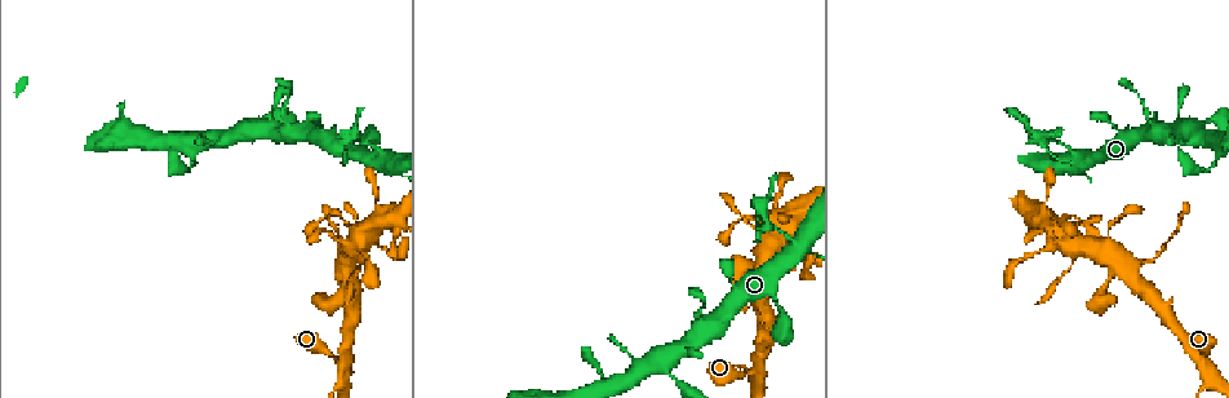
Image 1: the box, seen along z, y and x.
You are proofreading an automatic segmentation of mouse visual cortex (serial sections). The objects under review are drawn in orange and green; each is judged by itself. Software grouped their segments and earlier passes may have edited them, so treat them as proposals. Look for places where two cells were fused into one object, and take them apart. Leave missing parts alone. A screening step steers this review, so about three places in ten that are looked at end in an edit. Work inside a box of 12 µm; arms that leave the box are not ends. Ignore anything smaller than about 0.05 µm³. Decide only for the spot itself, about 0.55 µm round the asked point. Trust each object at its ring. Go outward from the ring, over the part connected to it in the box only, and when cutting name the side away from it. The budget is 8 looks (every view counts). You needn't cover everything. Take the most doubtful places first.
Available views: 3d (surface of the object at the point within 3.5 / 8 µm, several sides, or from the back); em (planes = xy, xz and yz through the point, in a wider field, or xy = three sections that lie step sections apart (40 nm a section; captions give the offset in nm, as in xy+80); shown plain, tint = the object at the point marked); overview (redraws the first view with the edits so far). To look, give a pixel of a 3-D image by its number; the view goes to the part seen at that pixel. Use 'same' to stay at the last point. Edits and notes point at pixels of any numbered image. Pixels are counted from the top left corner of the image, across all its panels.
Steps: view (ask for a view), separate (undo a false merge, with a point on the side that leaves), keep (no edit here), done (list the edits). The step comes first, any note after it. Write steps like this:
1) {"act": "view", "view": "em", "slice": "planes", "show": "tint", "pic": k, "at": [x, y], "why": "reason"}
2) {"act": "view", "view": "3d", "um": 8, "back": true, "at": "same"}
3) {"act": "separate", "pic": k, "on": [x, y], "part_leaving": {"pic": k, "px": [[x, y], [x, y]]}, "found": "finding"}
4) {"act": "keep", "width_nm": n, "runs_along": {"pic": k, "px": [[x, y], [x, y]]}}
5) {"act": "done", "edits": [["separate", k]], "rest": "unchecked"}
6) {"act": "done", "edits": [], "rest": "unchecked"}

{"act": "view", "view": "3d", "um": 3.5, "pic": 1, "at": [1057, 140], "why": "a narrow waist"}

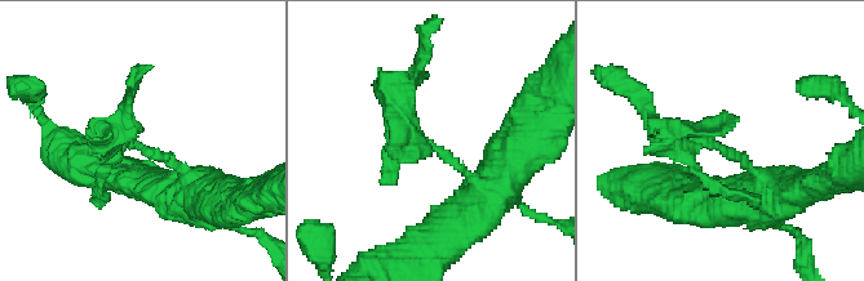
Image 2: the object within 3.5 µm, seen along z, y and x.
{"act": "view", "view": "em", "slice": "xy", "step": 2, "show": "tint", "pic": 2, "at": [718, 149], "why": "need the tissue"}

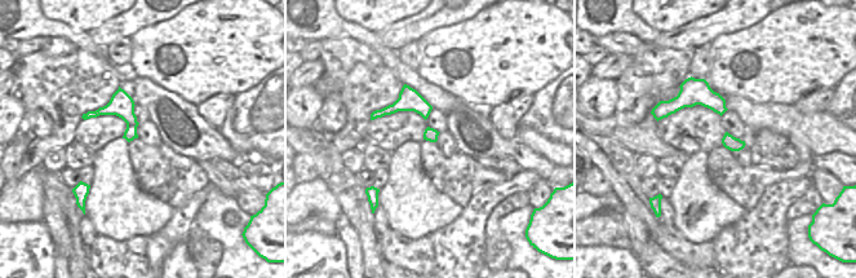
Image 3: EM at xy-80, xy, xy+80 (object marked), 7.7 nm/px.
{"act": "separate", "pic": 2, "on": [686, 160], "width_nm": 120, "part_leaving": {"pic": 2, "px": [[710, 138], [661, 130], [621, 83]]}, "found": "two cells meet here"}

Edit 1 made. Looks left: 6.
{"act": "view", "view": "overview", "why": "see it whole again"}

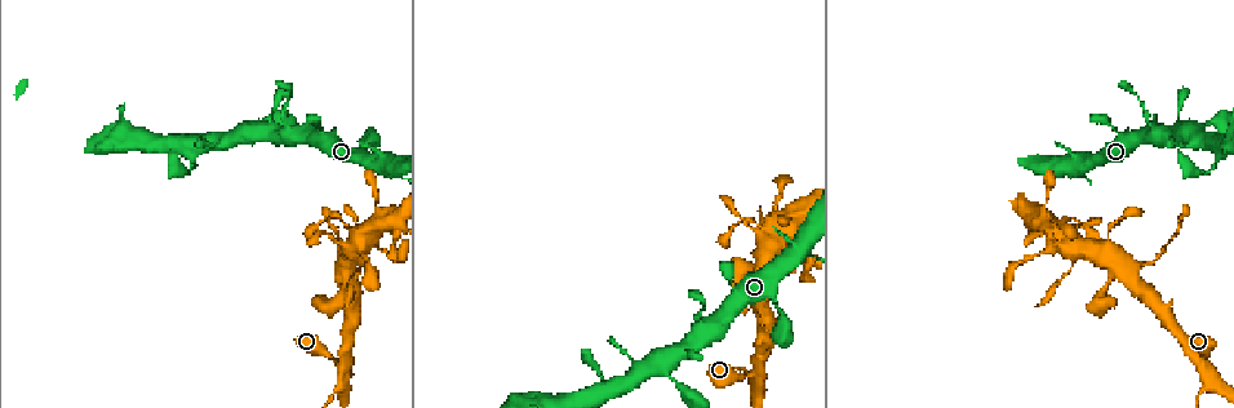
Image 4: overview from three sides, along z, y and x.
{"act": "view", "view": "3d", "um": 3.5, "pic": 4, "at": [1202, 363]}

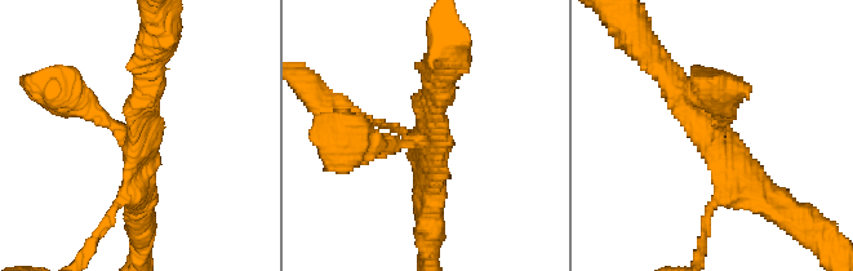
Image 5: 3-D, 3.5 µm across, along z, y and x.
{"act": "view", "view": "em", "slice": "xy", "step": 1, "show": "tint", "pic": 5, "at": [714, 140], "arms": 3, "arm_widths_nm": [300, 350, 400], "why": "shape alone is not enough"}

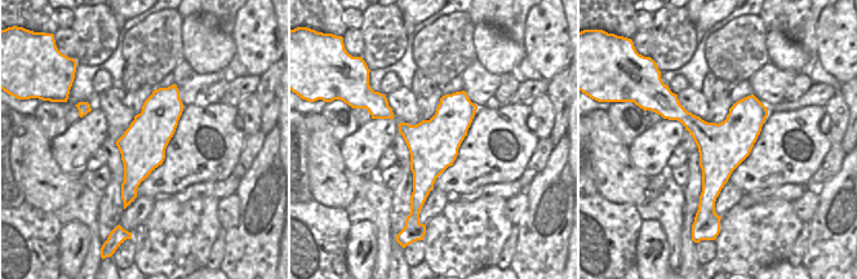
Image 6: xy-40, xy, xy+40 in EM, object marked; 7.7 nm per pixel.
{"act": "keep", "runs_along": {"pic": 6, "px": [[173, 88], [142, 145], [127, 202]]}, "found": "all the same cell"}

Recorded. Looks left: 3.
{"act": "view", "view": "3d", "um": 3.5, "pic": 4, "at": [341, 238], "why": "calibre changes"}

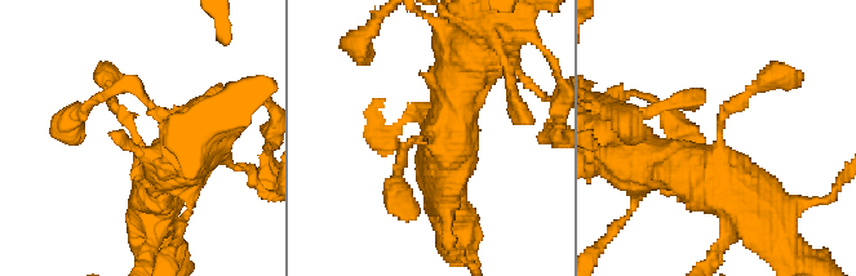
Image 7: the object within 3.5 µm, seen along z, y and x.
{"act": "keep", "runs_along": {"pic": 7, "px": [[152, 209], [160, 174], [109, 83]]}, "found": "one cell here"}

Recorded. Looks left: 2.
{"act": "done", "edits": [["separate", 2]], "rest": "unchecked"}

